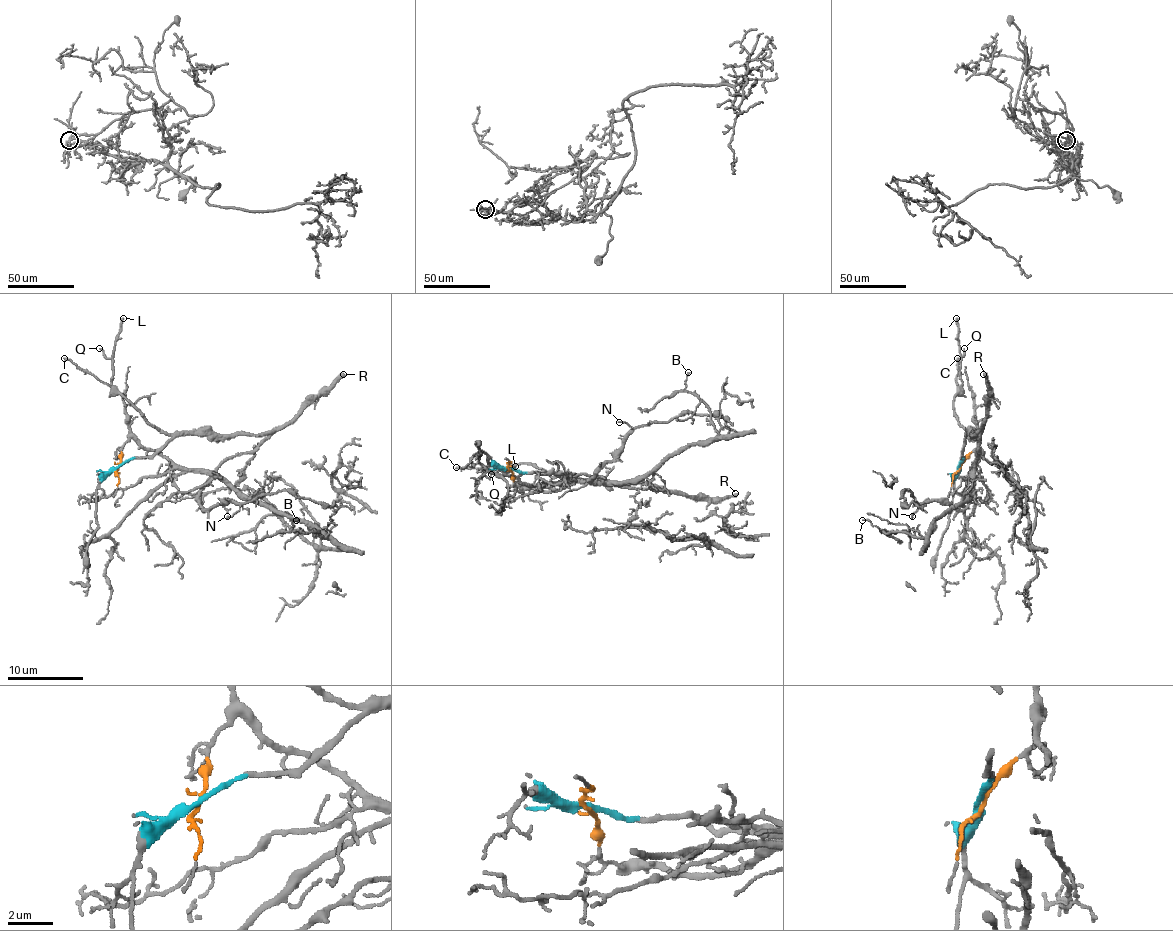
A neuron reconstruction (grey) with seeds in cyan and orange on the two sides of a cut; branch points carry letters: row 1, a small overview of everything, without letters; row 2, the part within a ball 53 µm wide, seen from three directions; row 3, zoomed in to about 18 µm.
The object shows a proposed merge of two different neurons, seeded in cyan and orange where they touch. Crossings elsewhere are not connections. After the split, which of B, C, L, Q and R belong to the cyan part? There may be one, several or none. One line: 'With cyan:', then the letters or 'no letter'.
With cyan: C, L, Q, R

